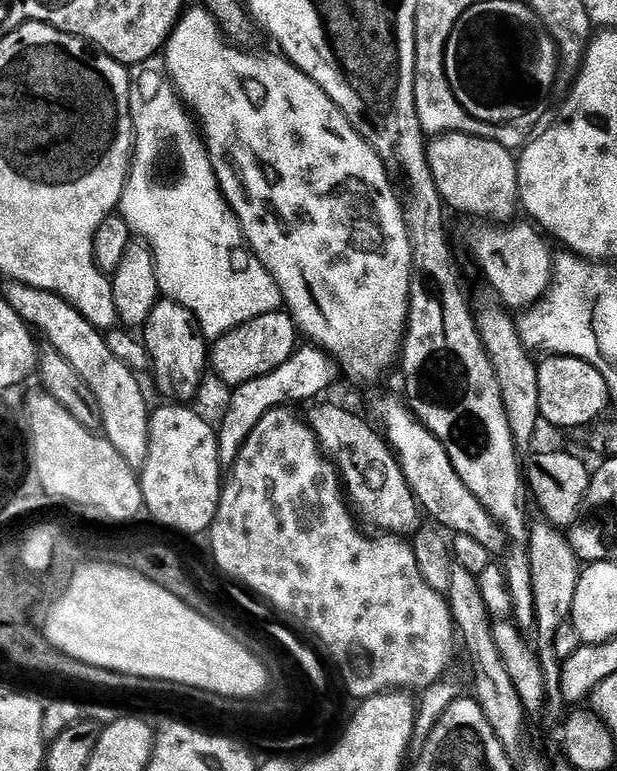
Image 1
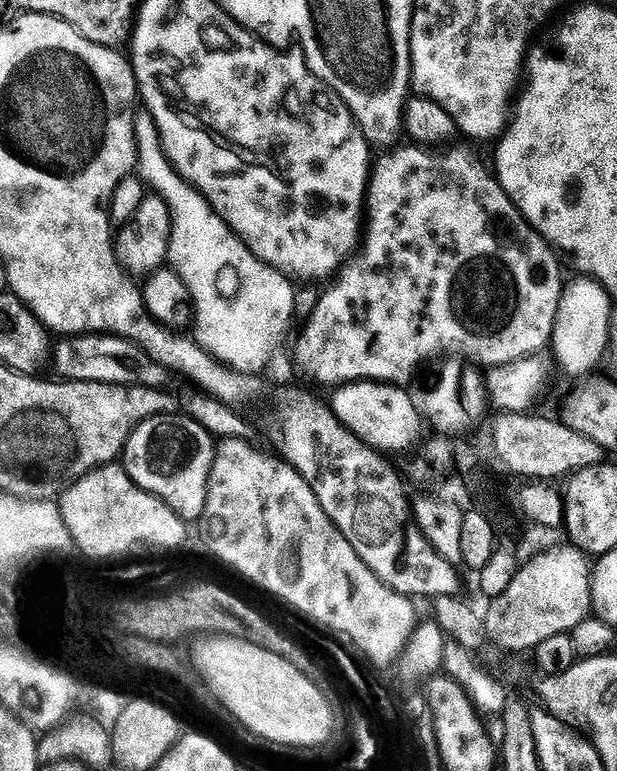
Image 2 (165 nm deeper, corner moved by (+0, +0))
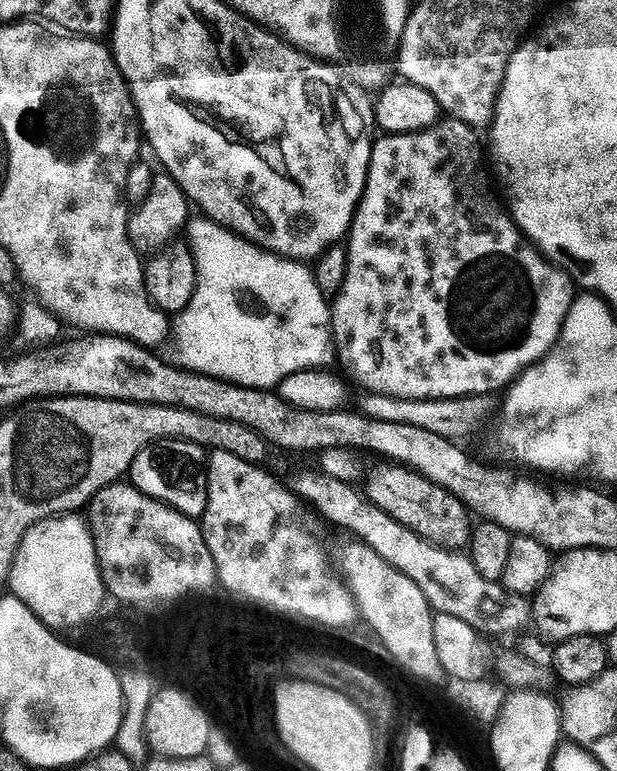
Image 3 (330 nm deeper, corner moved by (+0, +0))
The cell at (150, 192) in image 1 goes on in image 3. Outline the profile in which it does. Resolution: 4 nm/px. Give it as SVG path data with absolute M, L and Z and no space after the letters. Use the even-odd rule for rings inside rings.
M207 218L189 219L186 225L187 243L192 250L192 257L196 263L196 289L192 295L192 301L184 307L184 324L180 324L180 344L184 344L184 360L192 364L190 372L197 372L202 376L212 376L215 380L224 380L229 384L235 384L237 380L244 380L243 388L258 388L261 390L272 390L279 385L281 380L287 376L293 376L299 372L311 373L311 368L324 368L332 359L338 355L338 349L334 343L332 334L332 304L324 297L316 276L311 272L307 263L298 260L285 260L283 256L276 256L272 252L266 252L245 240L244 237L236 235L235 232L224 228L221 224Z

